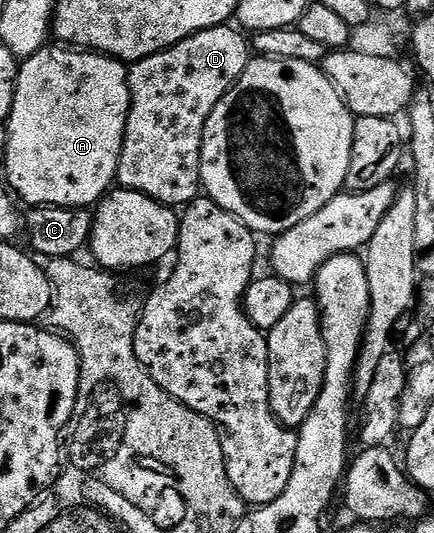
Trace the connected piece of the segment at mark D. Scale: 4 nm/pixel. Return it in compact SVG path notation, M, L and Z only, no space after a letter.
M232 24L206 28L162 52L146 56L140 62L131 63L128 71L128 87L132 99L124 129L120 163L116 169L116 182L123 189L142 192L163 206L173 208L183 208L198 197L202 190L200 153L210 112L214 112L218 100L226 96L226 92L240 79L242 72L246 72L250 61L250 42L243 36L245 37Z

